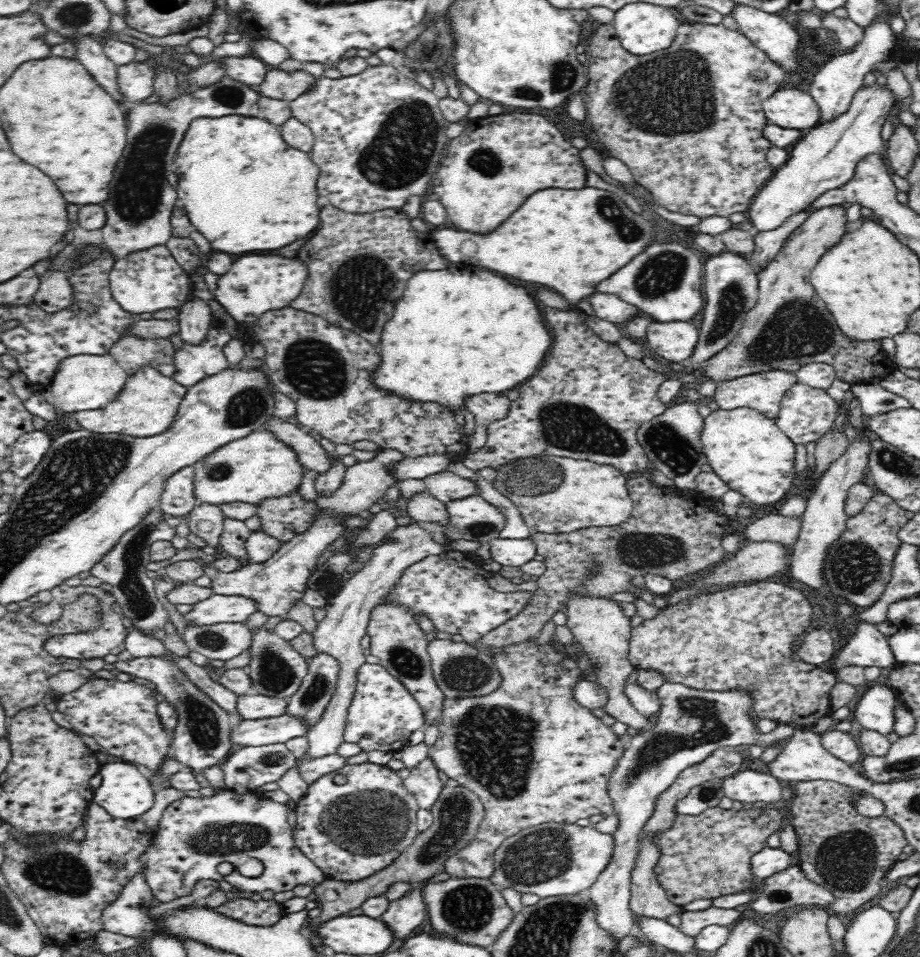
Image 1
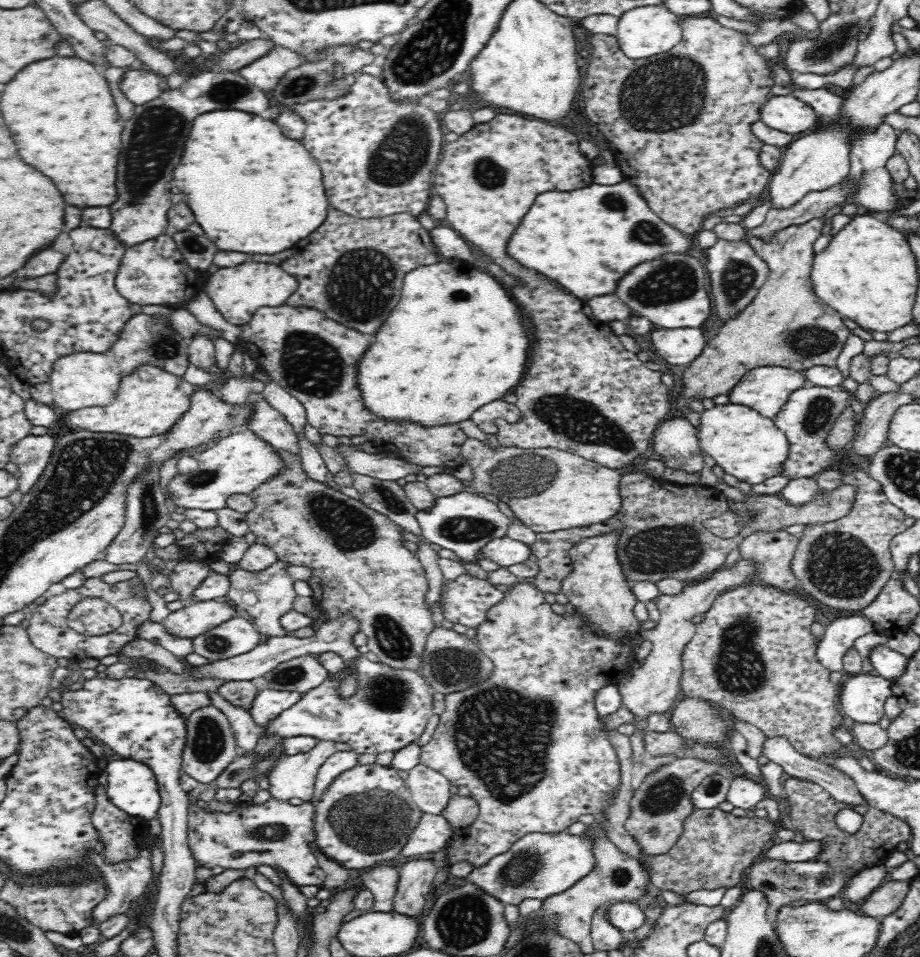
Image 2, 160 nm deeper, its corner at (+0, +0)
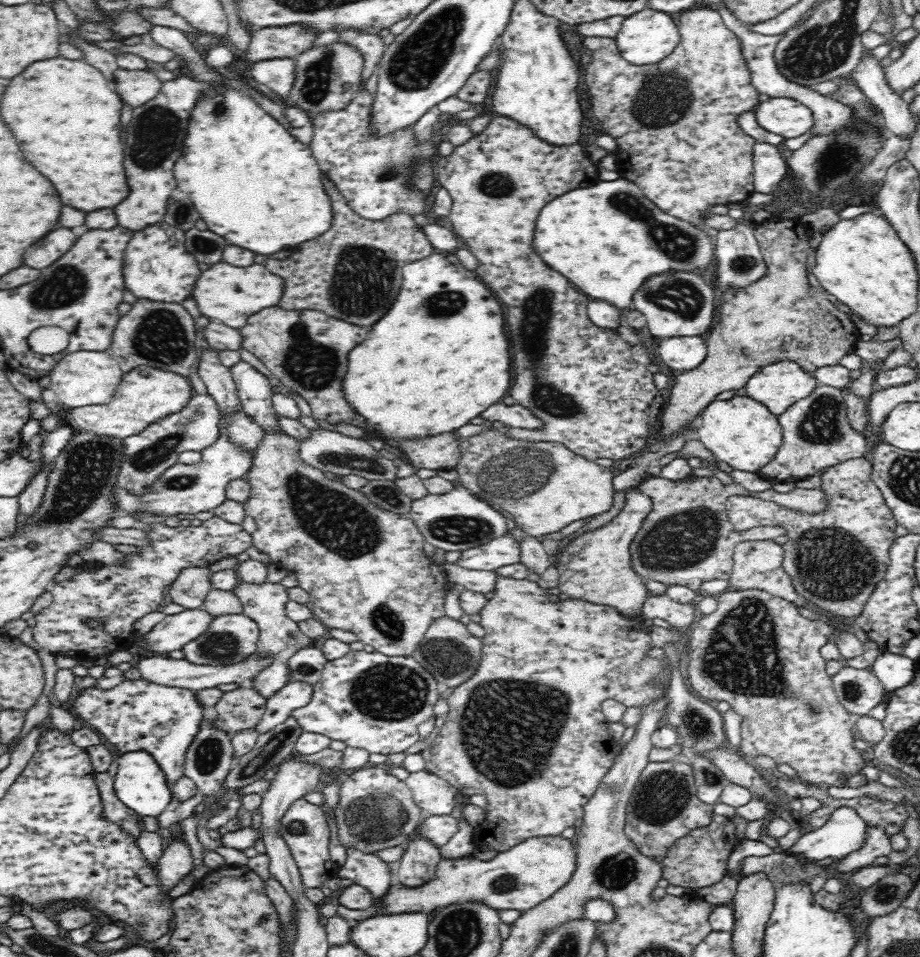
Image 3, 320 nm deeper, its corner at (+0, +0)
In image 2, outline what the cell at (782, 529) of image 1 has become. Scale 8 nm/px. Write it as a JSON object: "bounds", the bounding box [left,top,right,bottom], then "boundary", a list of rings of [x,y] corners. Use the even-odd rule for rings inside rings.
{"bounds":[738,531,799,592],"boundary":[[[756,531],[746,534],[738,546],[744,561],[754,561],[756,580],[784,592],[792,592],[799,584],[790,569],[790,560],[794,558],[798,535],[776,531],[764,533]]]}

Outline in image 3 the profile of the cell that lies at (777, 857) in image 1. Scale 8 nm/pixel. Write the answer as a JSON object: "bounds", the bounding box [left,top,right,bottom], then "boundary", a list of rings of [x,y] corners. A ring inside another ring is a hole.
{"bounds":[789,807,867,860],"boundary":[[[840,807],[820,828],[801,836],[789,853],[814,860],[843,859],[865,845],[867,833],[866,821],[854,809]]]}

